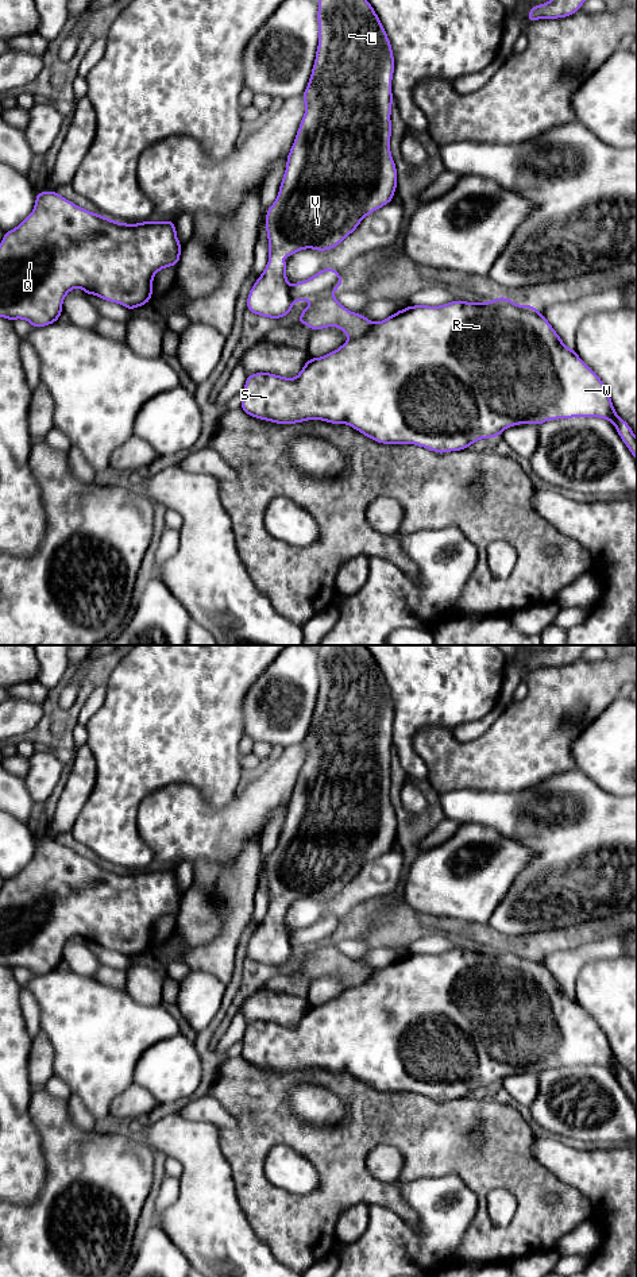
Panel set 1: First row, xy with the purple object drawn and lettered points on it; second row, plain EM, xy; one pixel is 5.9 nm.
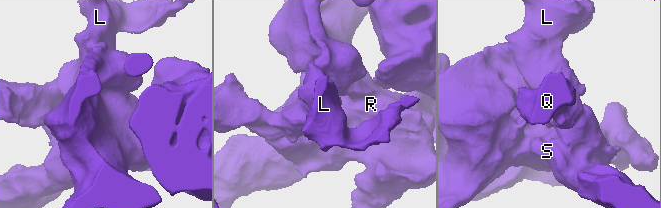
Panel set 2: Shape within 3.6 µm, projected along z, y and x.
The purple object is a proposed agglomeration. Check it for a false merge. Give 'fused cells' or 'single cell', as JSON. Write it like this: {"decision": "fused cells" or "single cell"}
{"decision": "fused cells"}

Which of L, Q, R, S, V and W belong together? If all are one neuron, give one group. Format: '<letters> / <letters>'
L Q V / R S W

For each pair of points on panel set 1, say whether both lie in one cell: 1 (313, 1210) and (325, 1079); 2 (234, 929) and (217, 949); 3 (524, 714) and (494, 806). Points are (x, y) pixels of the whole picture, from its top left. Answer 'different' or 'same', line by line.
1: same
2: same
3: different

